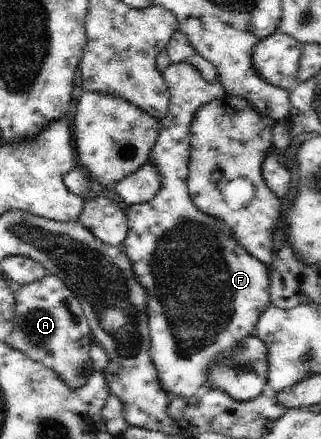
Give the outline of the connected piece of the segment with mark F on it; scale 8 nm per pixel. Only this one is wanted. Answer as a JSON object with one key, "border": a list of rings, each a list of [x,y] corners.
{"border":[[[188,61],[170,64],[163,73],[169,91],[169,111],[160,119],[159,136],[150,152],[152,165],[160,173],[160,191],[146,203],[128,206],[126,211],[127,235],[122,245],[132,262],[134,275],[144,287],[148,301],[148,327],[150,357],[156,367],[160,387],[170,397],[190,399],[204,389],[210,375],[210,363],[218,355],[232,353],[238,343],[252,335],[260,315],[268,309],[270,300],[269,266],[250,255],[228,233],[221,241],[214,241],[214,219],[202,213],[194,203],[187,188],[190,165],[190,123],[194,113],[203,105],[224,96],[219,81],[208,83],[194,65]]]}

